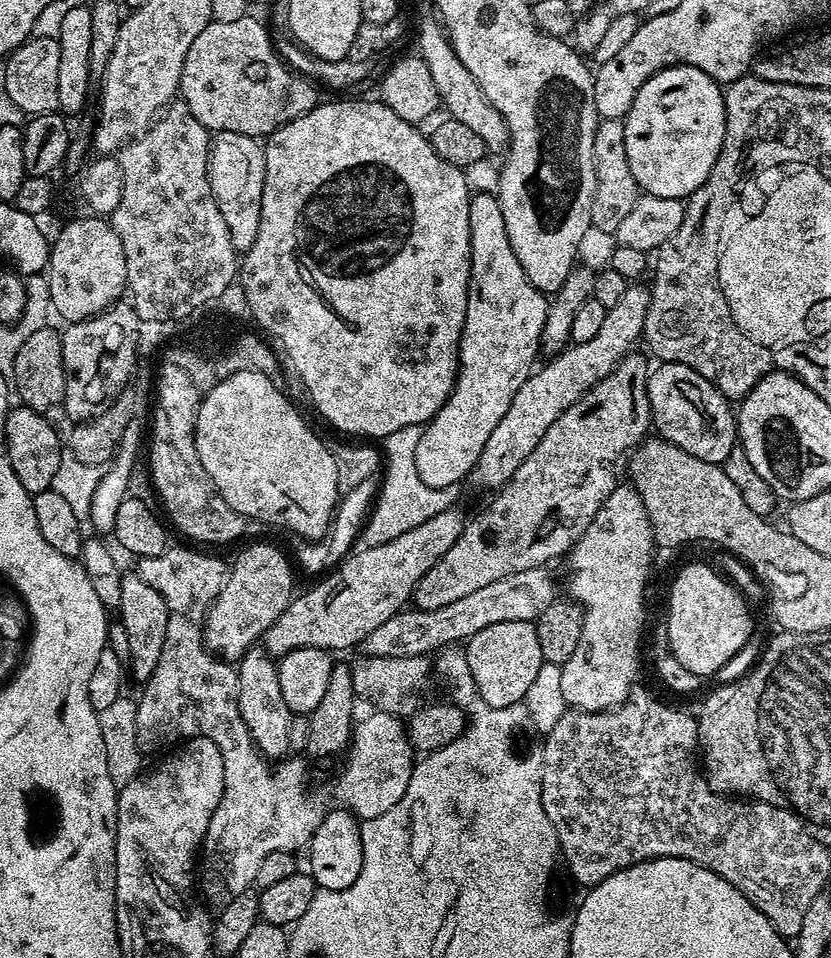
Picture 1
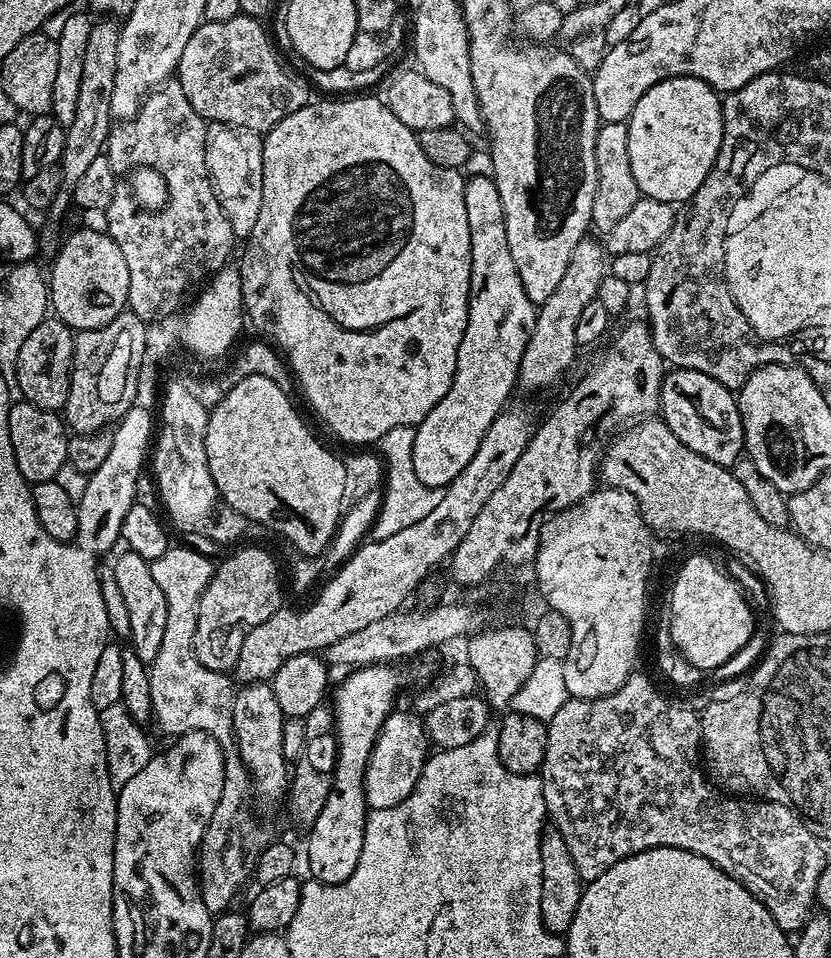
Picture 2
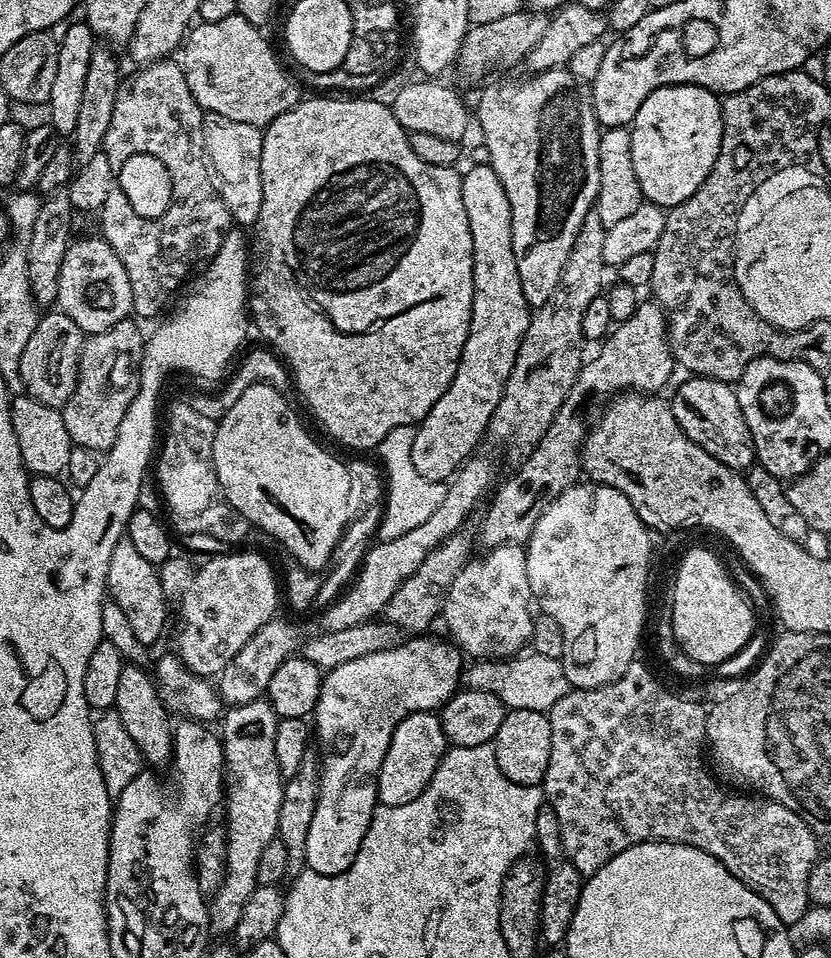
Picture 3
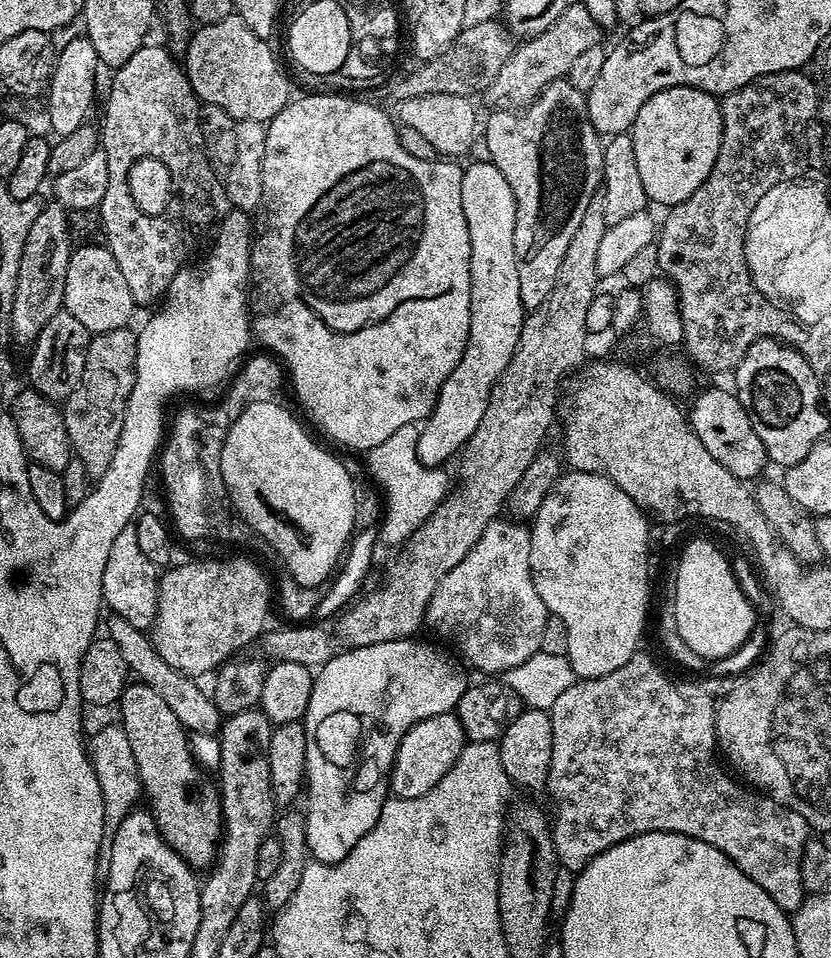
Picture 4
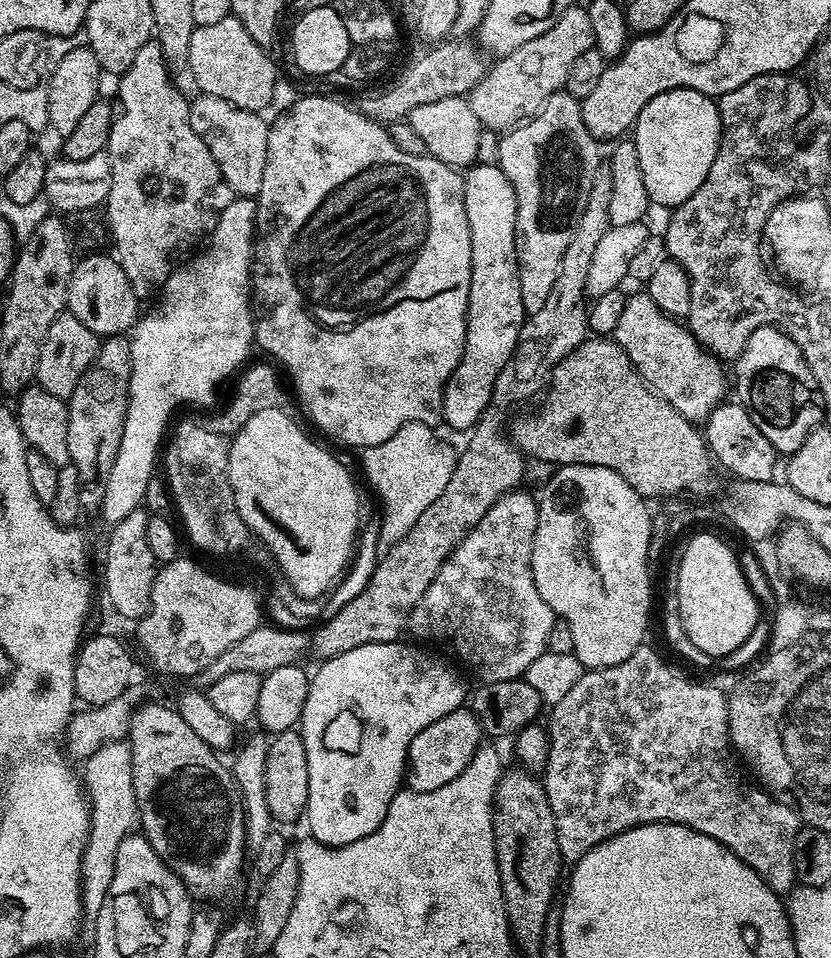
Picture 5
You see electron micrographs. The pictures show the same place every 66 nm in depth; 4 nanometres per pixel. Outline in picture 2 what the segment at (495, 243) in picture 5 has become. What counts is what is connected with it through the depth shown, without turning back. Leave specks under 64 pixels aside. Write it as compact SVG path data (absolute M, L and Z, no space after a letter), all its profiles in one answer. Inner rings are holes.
M468 176L464 182L464 197L466 222L470 222L470 298L466 334L462 334L462 342L458 346L458 362L450 390L446 390L442 402L438 402L438 406L434 406L434 410L430 410L430 414L426 414L426 418L415 425L412 455L414 474L418 474L418 482L431 488L445 489L454 478L458 478L458 474L462 474L470 458L478 454L478 446L486 430L490 430L490 422L494 422L494 418L498 418L498 414L513 399L512 387L517 387L522 354L526 350L528 334L536 325L538 311L537 305L526 298L526 290L522 290L522 278L518 278L518 266L514 266L514 258L510 258L510 242L506 242L506 218L495 180L491 176Z

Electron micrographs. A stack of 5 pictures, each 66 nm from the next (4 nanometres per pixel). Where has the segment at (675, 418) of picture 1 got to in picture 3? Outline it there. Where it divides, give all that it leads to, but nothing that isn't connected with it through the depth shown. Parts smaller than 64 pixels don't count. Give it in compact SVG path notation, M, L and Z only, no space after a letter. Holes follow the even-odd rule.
M689 375L670 396L672 413L678 418L678 426L706 454L718 458L726 466L737 470L747 470L757 463L754 442L750 438L750 426L746 426L746 418L742 414L742 406L738 406L736 389L732 384L724 384L720 380L711 380L708 376Z

